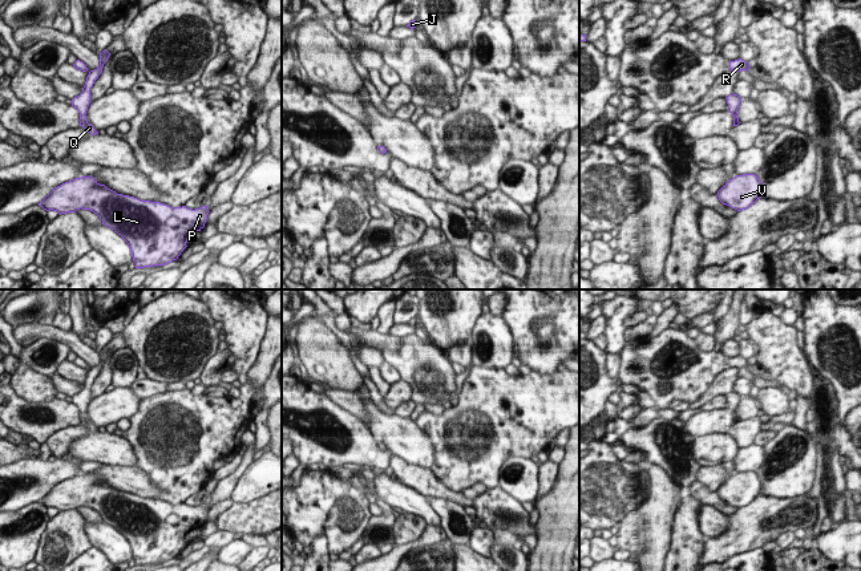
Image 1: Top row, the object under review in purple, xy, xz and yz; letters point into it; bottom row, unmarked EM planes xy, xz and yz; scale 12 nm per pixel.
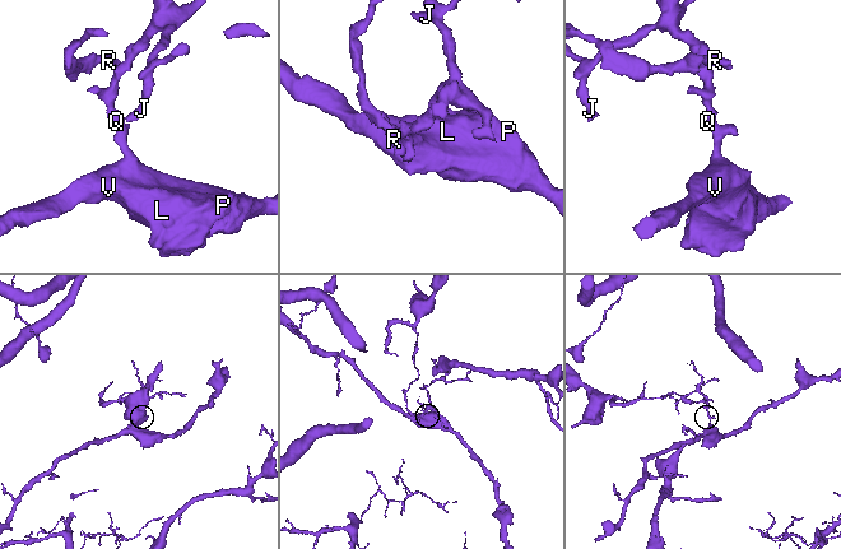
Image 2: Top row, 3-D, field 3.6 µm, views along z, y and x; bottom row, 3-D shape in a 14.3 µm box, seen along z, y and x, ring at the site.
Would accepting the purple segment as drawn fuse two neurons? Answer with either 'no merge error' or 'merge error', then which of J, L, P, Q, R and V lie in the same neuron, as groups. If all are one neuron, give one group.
no merge error; groups J L P Q R V

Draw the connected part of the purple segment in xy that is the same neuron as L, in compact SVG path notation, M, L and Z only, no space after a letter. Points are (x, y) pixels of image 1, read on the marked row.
M92 175L54 187L39 206L60 215L80 208L93 211L102 224L128 243L136 268L177 260L187 247L189 235L205 227L210 212L207 206L195 210L186 206L171 208L159 202L117 194Z

